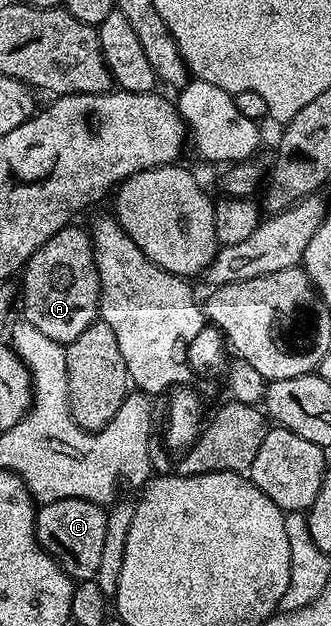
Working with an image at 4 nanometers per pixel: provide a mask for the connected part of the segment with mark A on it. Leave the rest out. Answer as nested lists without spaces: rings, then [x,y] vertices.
[[[76,223],[65,225],[58,235],[50,235],[42,247],[29,259],[22,270],[23,320],[28,321],[46,339],[54,339],[59,345],[67,346],[86,327],[98,319],[100,311],[100,276],[92,250],[92,235],[87,228],[79,229]]]

